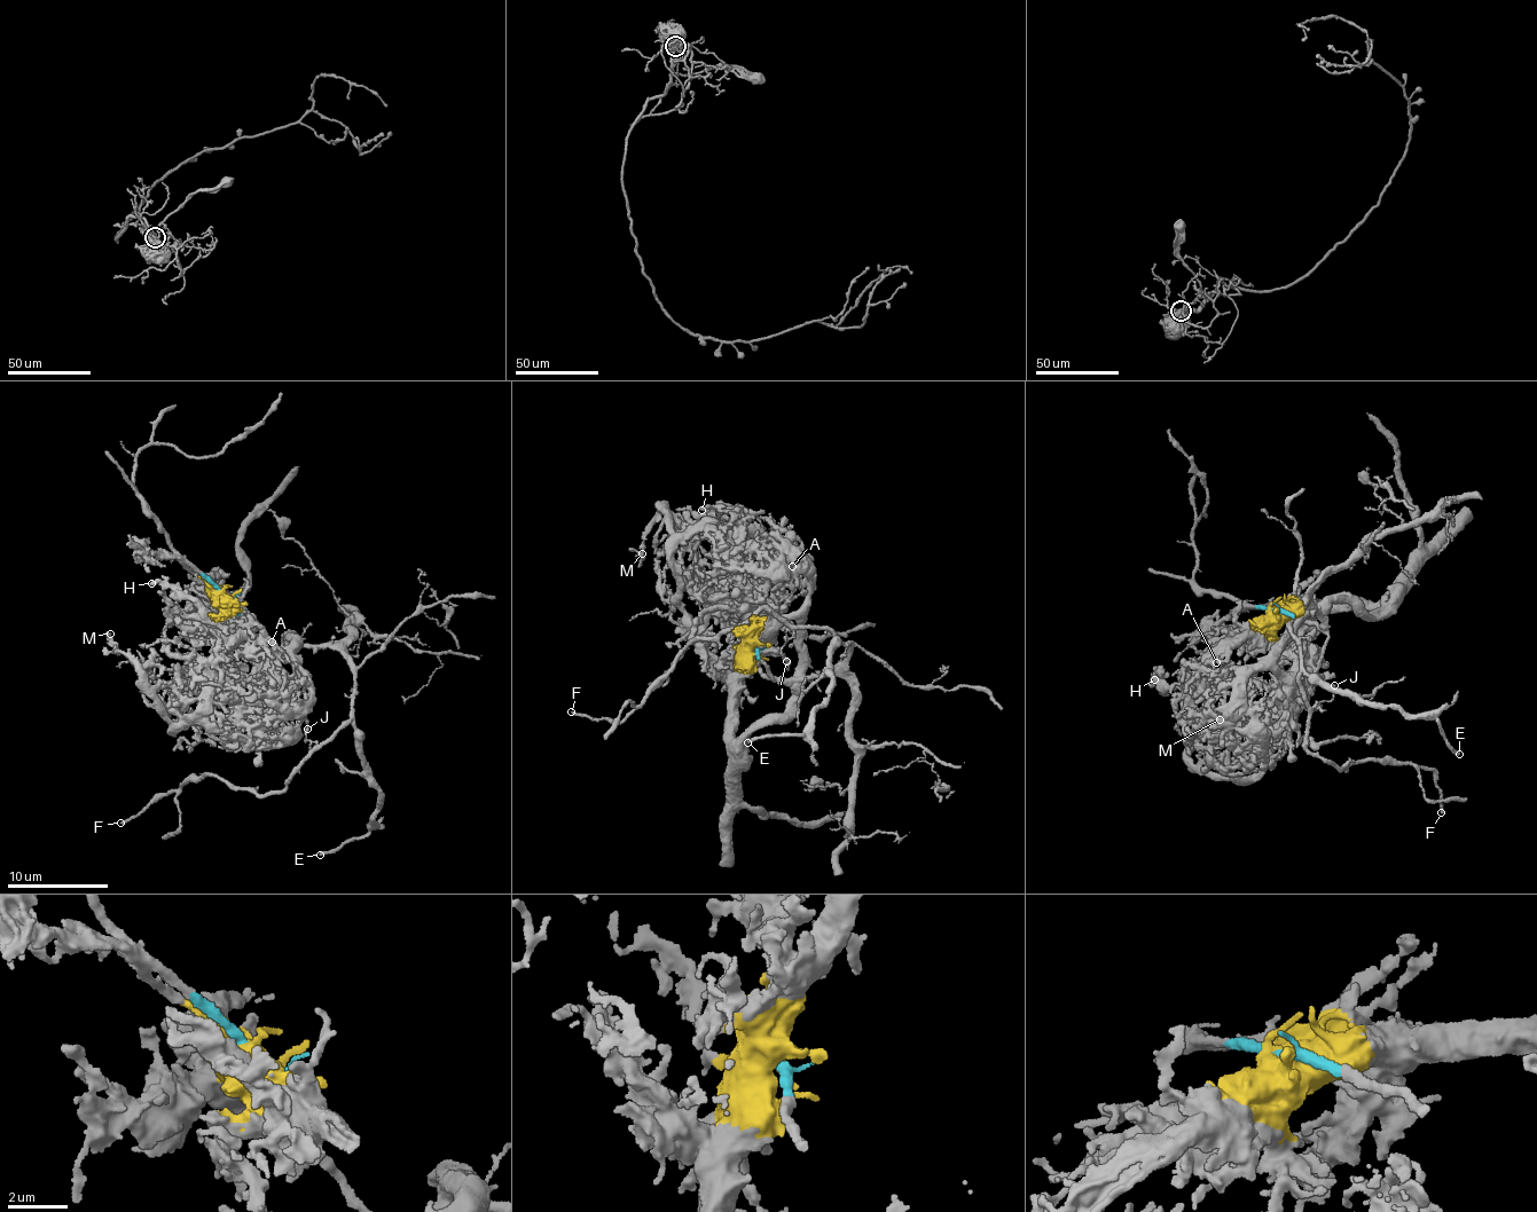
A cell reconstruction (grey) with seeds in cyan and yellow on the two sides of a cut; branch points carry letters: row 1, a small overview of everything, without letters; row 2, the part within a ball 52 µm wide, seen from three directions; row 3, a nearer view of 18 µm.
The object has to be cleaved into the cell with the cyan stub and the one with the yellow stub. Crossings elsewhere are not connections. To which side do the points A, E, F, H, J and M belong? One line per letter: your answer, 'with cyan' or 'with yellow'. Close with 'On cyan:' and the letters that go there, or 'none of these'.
A: with yellow
E: with cyan
F: with cyan
H: with yellow
J: with cyan
M: with yellow
On cyan: E, F, J

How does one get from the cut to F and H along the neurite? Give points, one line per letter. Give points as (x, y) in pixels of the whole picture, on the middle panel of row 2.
F: (751, 644), (758, 670), (770, 677), (833, 673), (849, 645), (765, 610), (683, 646), (621, 719), (571, 711)
H: (751, 643), (759, 564), (757, 540), (747, 530), (744, 513), (734, 508), (721, 512), (702, 510)

